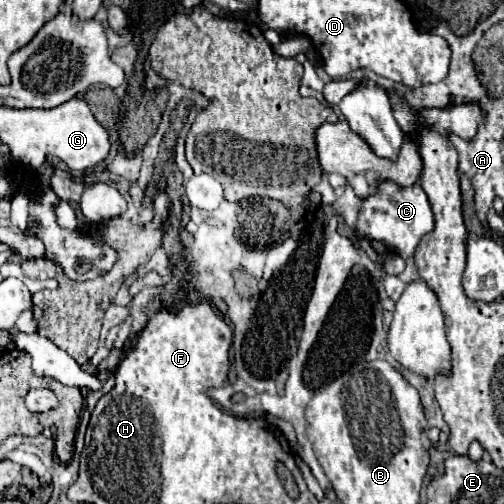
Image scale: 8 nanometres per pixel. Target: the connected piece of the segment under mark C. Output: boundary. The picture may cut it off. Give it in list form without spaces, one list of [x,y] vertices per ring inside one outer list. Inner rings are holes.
[[[384,182],[384,184],[380,184],[380,188],[374,196],[362,200],[356,228],[358,228],[360,236],[372,238],[372,240],[382,240],[390,252],[394,252],[402,258],[408,258],[414,254],[414,248],[422,240],[422,236],[434,228],[434,216],[430,210],[428,196],[420,184],[398,190],[394,184]]]

